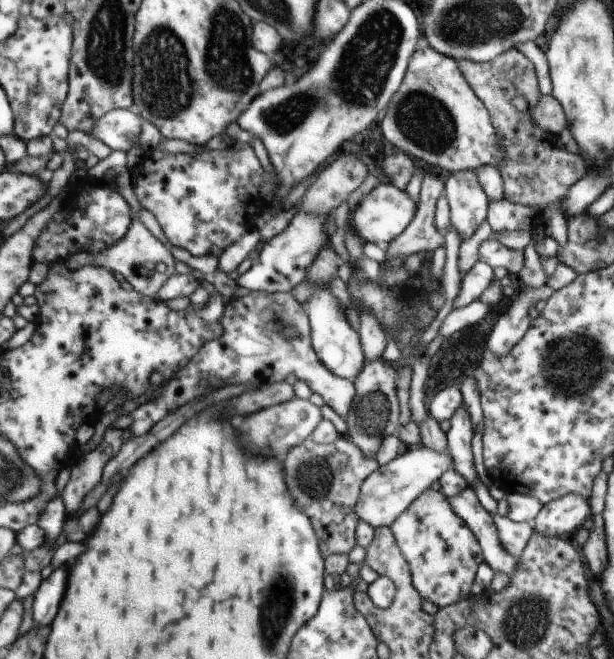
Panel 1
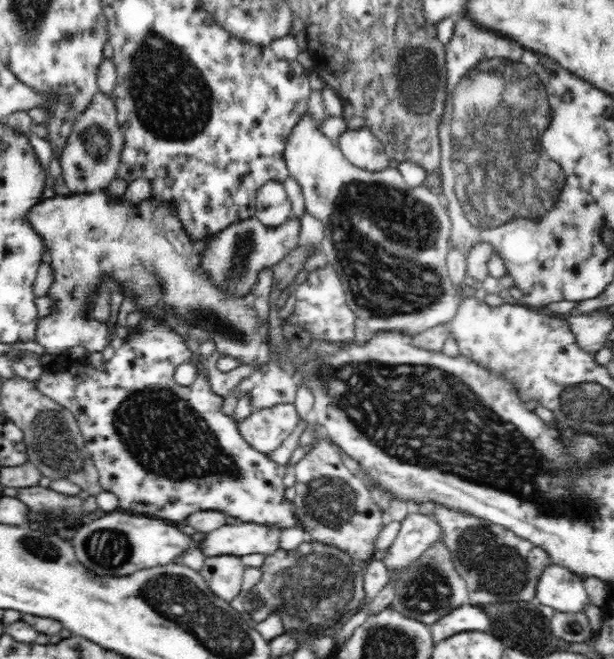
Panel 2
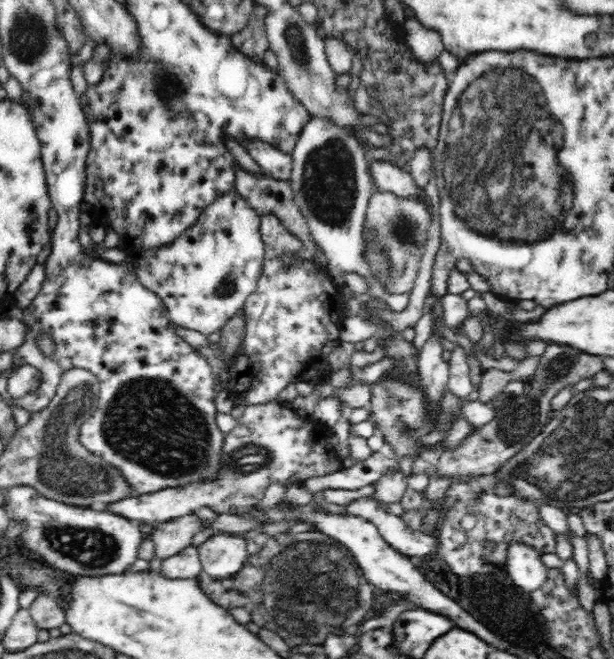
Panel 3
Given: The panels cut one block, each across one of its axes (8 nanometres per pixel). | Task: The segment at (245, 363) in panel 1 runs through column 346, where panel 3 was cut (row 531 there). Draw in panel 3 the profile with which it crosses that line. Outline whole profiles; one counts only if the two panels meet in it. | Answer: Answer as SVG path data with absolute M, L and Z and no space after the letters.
M376 498L354 500L350 506L346 506L346 510L350 515L364 516L366 521L376 524L383 541L388 542L391 549L400 554L416 558L437 552L439 540L434 533L430 535L418 533L402 518L388 514L384 510L384 504L378 502Z

